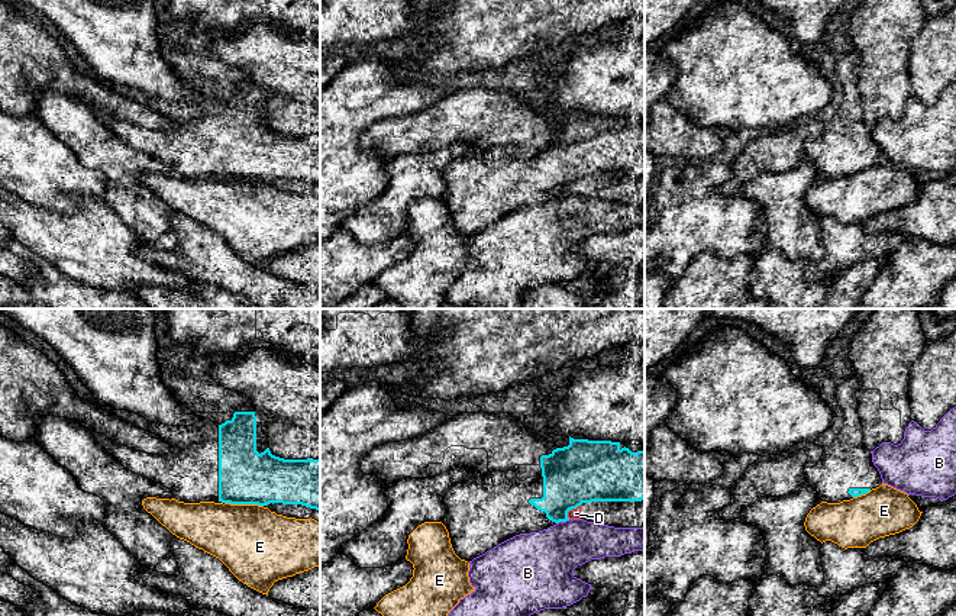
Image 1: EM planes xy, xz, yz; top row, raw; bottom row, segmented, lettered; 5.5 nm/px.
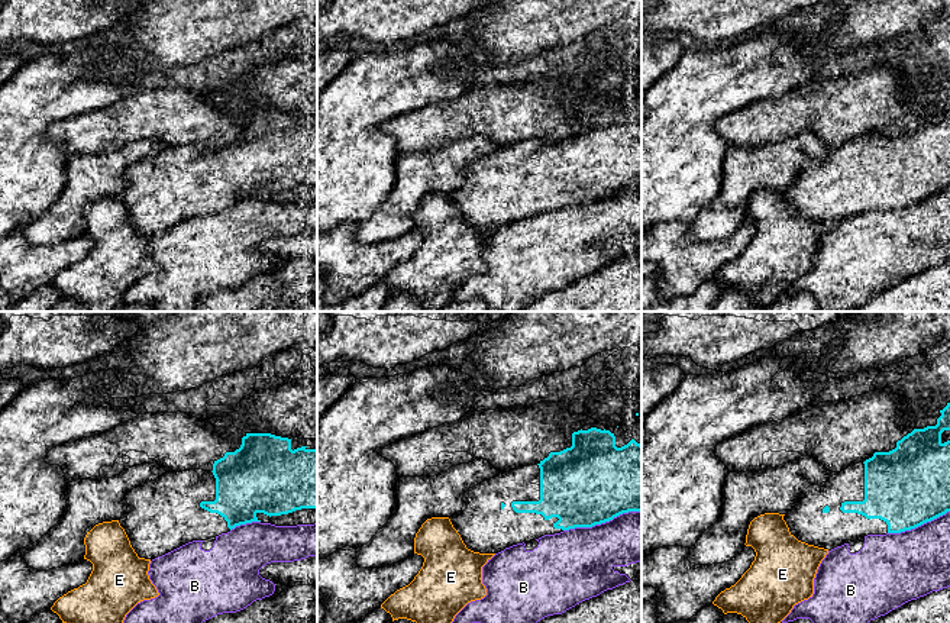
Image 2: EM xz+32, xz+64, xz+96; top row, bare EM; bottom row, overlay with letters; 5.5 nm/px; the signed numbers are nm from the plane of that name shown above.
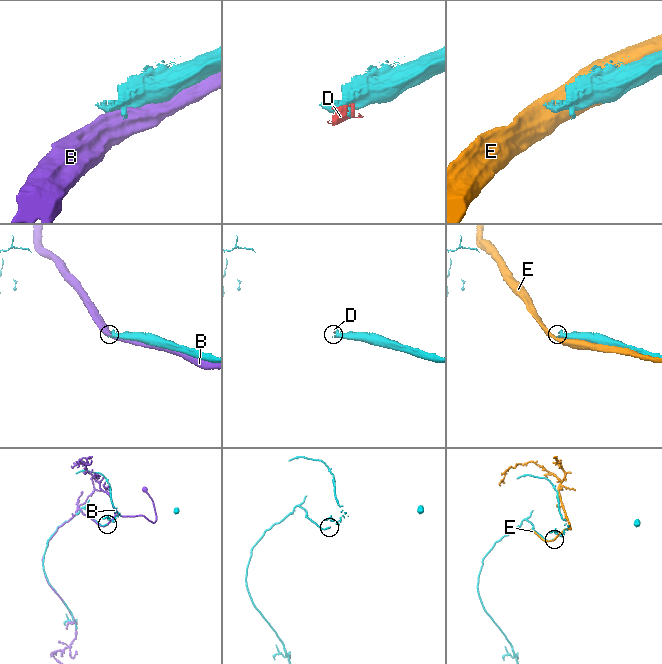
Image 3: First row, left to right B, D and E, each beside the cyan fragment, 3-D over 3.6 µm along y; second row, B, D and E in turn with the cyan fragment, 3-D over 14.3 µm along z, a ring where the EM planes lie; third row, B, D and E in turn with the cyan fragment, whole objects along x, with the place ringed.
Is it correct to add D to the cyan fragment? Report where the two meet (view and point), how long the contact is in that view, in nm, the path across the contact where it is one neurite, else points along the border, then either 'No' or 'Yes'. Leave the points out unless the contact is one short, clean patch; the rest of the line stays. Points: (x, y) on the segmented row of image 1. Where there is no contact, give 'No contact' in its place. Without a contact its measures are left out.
Touches cyan at xz (571, 509). Shared border 100 nm. No

